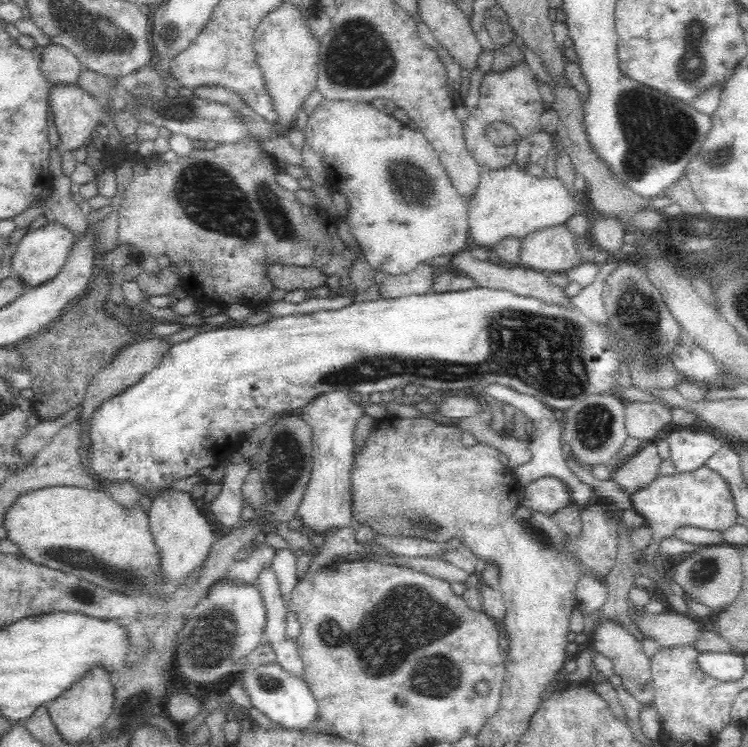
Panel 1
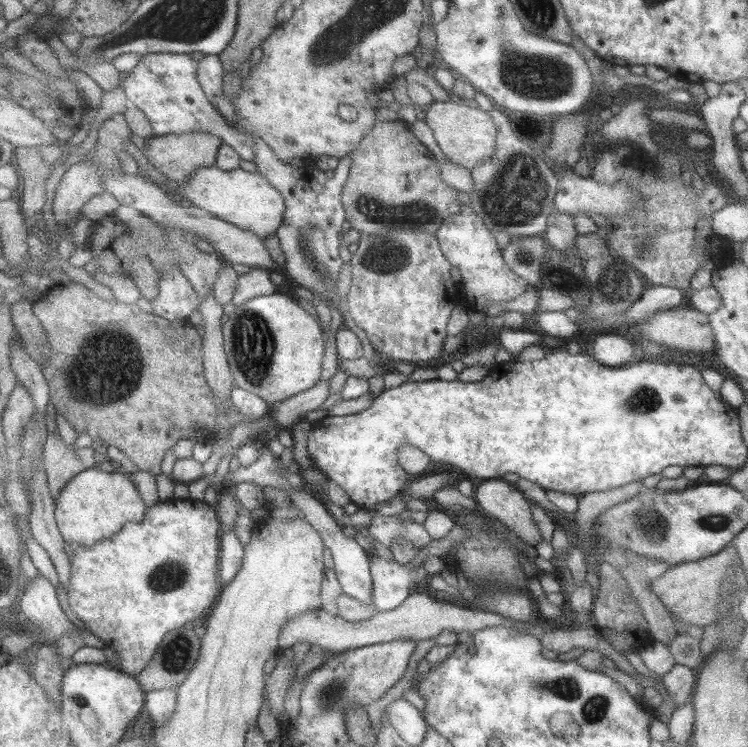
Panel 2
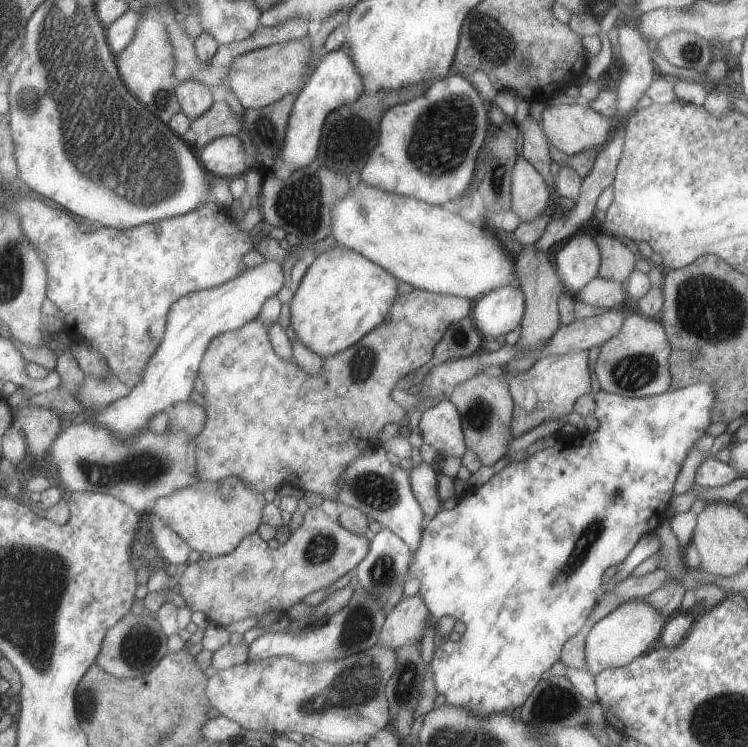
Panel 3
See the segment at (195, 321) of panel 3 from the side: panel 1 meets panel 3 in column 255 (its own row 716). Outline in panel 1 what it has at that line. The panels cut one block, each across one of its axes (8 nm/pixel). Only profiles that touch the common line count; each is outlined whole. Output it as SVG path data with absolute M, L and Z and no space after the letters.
M278 663L260 665L254 672L242 674L240 682L250 689L252 704L262 710L270 720L287 729L310 731L318 722L319 706L311 690L298 675L286 672Z

